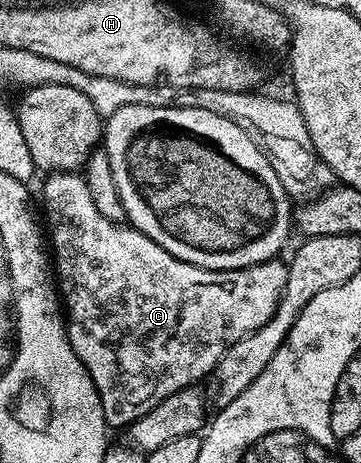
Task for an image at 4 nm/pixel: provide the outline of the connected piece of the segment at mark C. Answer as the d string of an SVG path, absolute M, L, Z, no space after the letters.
M78 172L48 173L42 179L44 180L43 213L47 216L45 229L49 234L50 248L53 250L53 273L57 278L57 289L65 302L65 320L69 343L73 347L73 351L77 351L77 359L81 359L81 363L85 363L85 367L97 387L97 395L101 399L101 407L108 426L126 427L132 425L134 421L141 419L141 415L153 411L153 407L157 407L157 403L161 403L161 399L169 399L169 395L173 395L177 391L198 386L202 377L210 378L230 345L237 343L246 333L257 331L262 325L269 323L269 319L274 315L287 282L288 262L286 260L266 261L244 269L202 269L193 263L185 263L181 259L169 255L169 251L165 251L157 243L153 243L153 239L149 239L142 231L130 224L105 219L105 215L101 215L101 211L97 211L93 199L89 199L86 176L80 175Z

